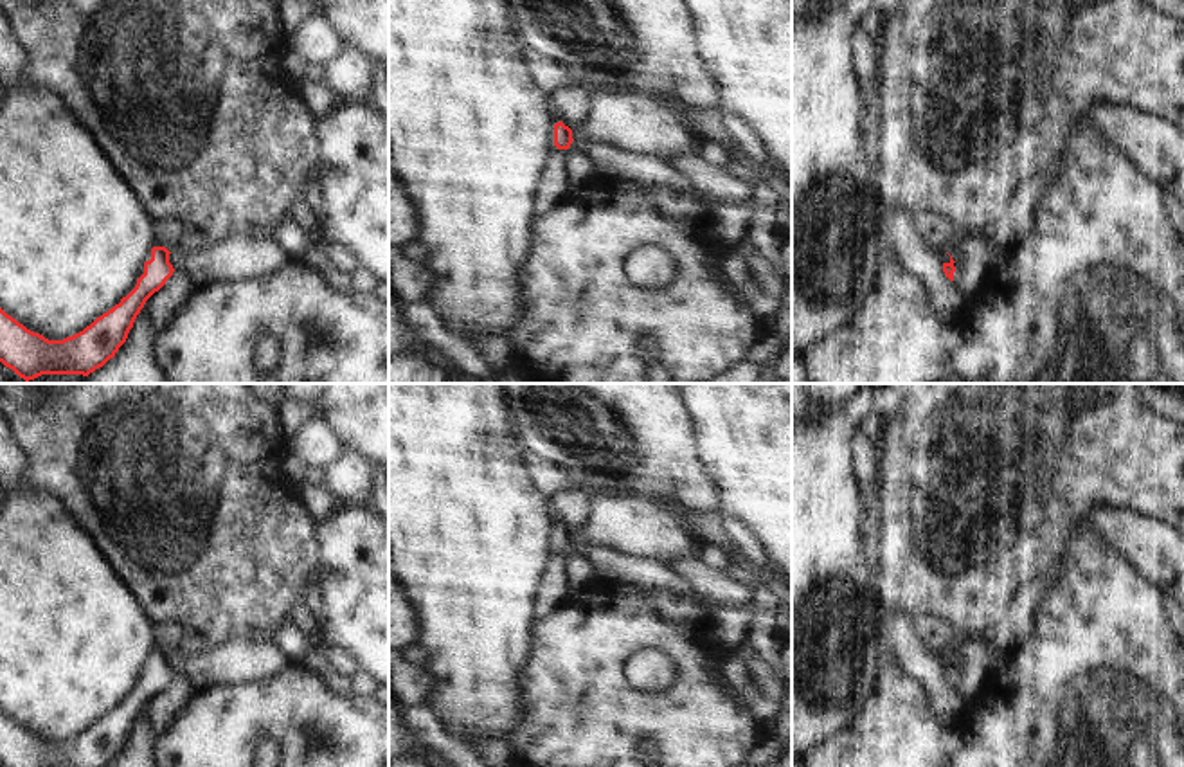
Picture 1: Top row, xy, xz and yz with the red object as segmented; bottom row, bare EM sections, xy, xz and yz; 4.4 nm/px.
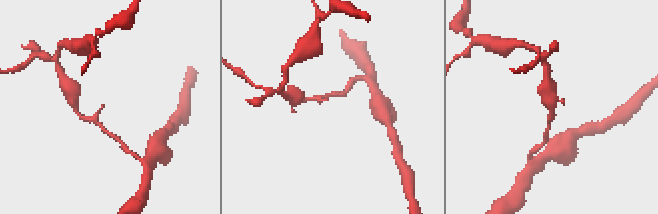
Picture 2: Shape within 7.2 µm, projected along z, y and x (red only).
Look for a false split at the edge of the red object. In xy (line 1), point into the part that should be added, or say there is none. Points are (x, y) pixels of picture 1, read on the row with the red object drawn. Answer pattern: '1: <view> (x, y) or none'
1: none

